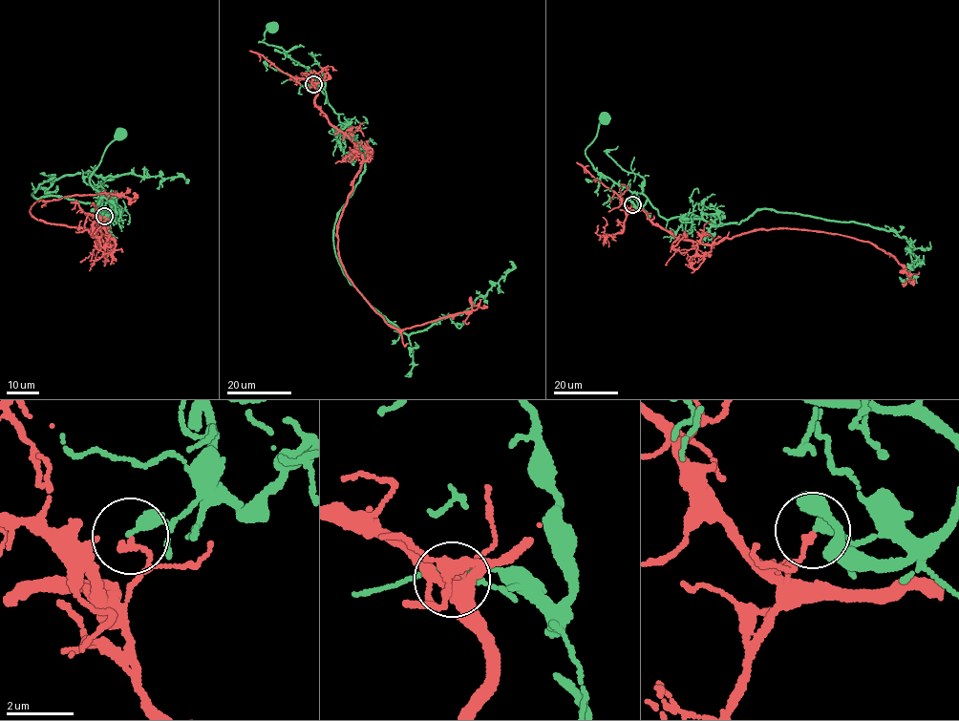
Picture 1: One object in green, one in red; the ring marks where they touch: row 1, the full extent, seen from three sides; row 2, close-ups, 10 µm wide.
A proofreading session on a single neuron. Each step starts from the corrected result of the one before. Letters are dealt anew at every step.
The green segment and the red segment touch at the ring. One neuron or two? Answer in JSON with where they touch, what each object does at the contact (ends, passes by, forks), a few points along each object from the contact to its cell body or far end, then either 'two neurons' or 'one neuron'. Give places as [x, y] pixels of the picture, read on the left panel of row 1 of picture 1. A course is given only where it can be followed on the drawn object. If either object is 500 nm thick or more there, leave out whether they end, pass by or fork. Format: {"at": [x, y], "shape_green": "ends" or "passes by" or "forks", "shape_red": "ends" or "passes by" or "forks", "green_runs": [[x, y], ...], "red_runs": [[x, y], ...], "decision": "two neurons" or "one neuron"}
{"at": [104, 216], "shape_green": "ends", "shape_red": "ends", "green_runs": [[104, 216], [112, 211], [110, 201], [113, 201], [99, 193], [90, 182], [90, 176], [105, 147], [120, 136]], "red_runs": [[104, 216], [95, 222], [97, 237], [29, 210], [39, 199], [136, 192]], "decision": "two neurons"}

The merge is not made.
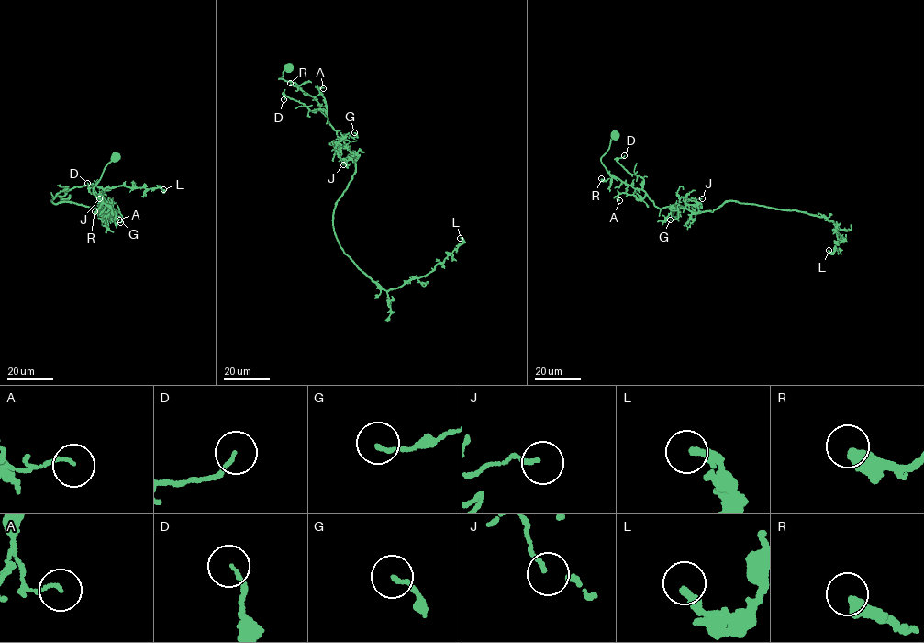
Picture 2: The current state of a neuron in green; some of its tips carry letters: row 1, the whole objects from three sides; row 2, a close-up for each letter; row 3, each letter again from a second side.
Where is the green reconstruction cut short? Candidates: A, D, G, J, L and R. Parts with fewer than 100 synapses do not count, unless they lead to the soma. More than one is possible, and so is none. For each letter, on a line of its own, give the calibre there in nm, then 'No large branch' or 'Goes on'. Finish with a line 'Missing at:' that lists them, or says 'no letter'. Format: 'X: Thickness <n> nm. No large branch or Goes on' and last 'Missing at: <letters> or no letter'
A: Thickness 100 nm. No large branch
D: Thickness 110 nm. No large branch
G: Thickness 120 nm. No large branch
J: Thickness 130 nm. No large branch
L: Thickness 280 nm. No large branch
R: Thickness 500 nm. No large branch
Missing at: no letter

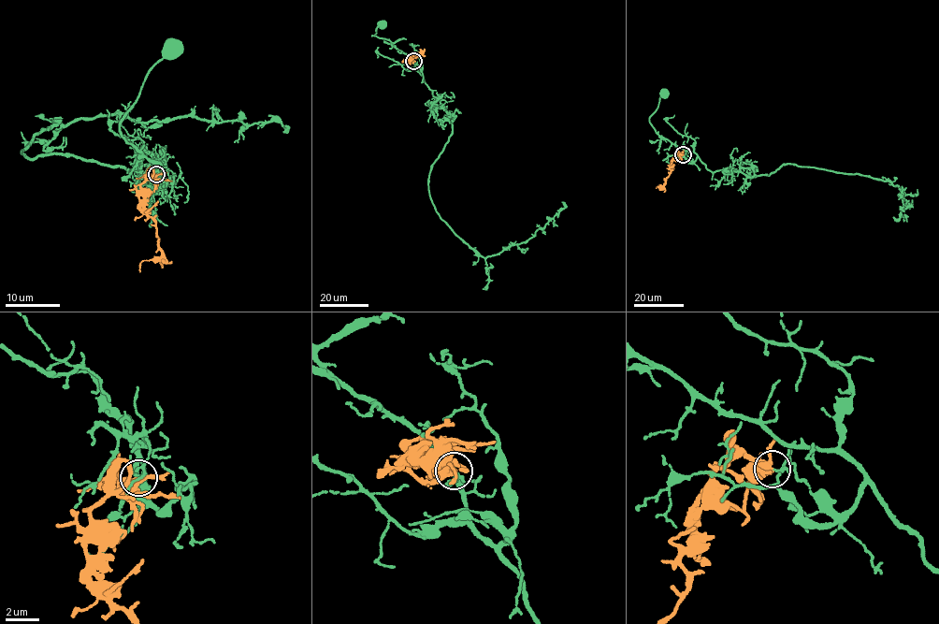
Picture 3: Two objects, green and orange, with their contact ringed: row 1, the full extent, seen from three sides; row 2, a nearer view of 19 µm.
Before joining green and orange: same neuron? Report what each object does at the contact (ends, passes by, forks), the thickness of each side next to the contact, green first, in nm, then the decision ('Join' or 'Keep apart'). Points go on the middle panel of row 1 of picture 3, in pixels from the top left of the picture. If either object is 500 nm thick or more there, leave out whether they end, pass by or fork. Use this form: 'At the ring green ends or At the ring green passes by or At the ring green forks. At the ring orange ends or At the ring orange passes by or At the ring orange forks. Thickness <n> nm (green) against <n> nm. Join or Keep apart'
At the ring green ends. At the ring orange ends. Thickness 170 nm (green) against 440 nm. Keep apart

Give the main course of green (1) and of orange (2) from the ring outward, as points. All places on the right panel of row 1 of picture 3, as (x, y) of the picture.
1: (684, 154), (686, 151), (658, 134), (649, 119), (663, 94)
2: (683, 154), (678, 160), (672, 161), (663, 185), (656, 188)

